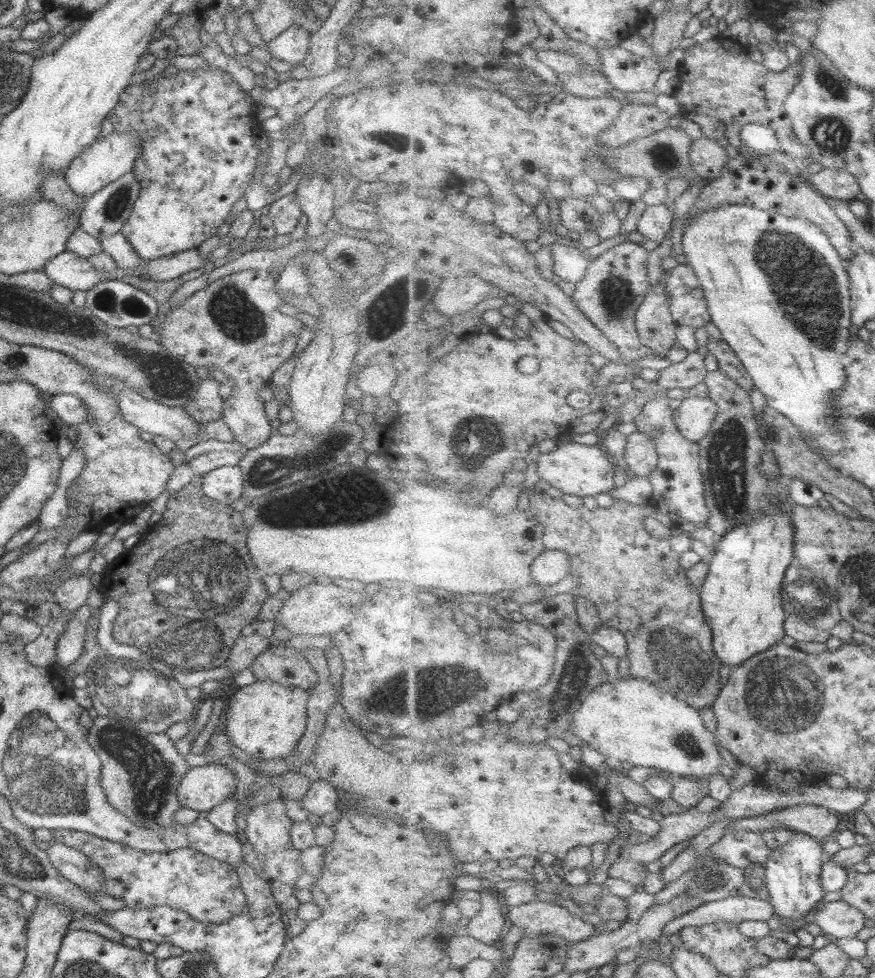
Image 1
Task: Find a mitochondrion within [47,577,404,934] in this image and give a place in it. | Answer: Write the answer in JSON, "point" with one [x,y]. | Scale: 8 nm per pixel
{"point":[151,778]}

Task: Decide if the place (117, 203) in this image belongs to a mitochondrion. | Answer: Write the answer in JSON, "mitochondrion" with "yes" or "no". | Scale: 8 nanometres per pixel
{"mitochondrion":"yes"}

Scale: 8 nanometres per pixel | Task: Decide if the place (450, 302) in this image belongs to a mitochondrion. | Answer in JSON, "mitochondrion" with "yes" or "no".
{"mitochondrion":"no"}

